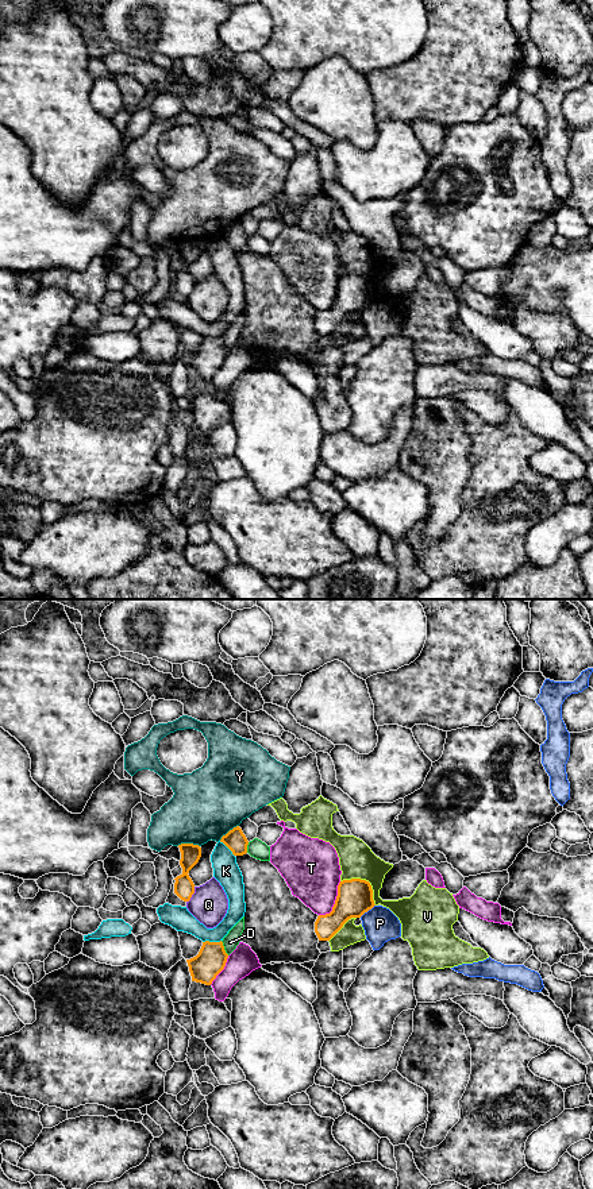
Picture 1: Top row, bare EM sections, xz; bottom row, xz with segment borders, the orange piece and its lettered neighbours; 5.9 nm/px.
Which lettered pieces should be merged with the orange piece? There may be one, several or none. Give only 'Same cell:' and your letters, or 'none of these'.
Same cell: none of these

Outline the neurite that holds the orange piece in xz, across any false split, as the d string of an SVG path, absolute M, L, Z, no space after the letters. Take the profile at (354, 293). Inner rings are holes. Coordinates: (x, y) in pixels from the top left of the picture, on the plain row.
M361 274L340 277L332 306L319 310L315 317L315 328L319 336L330 336L349 314L361 313L374 301L369 277Z

